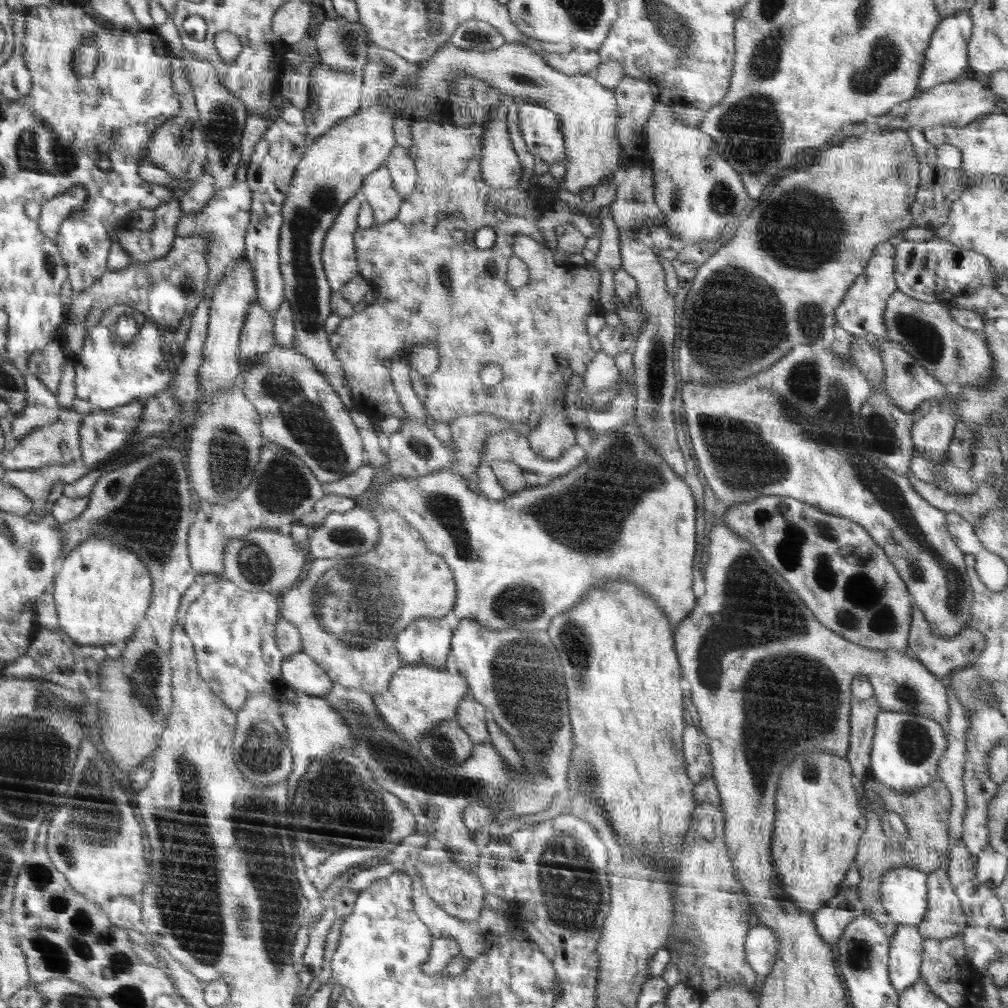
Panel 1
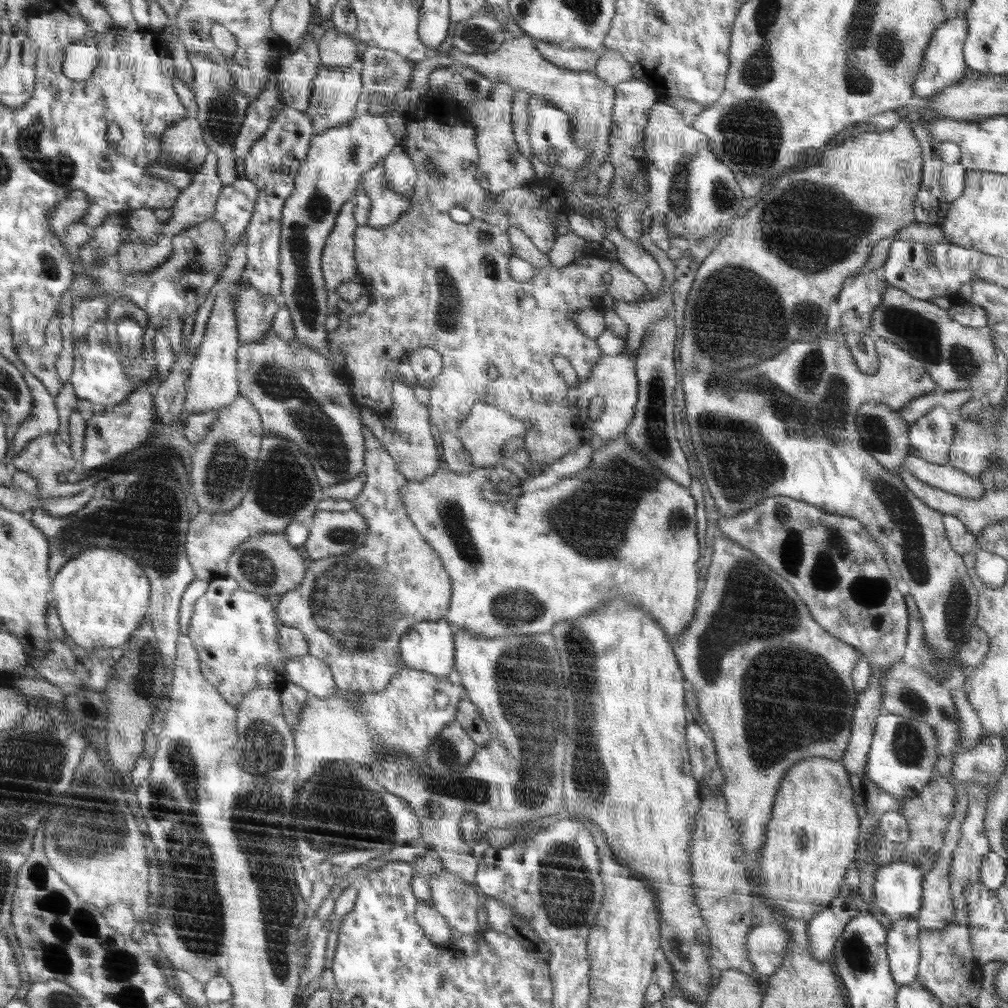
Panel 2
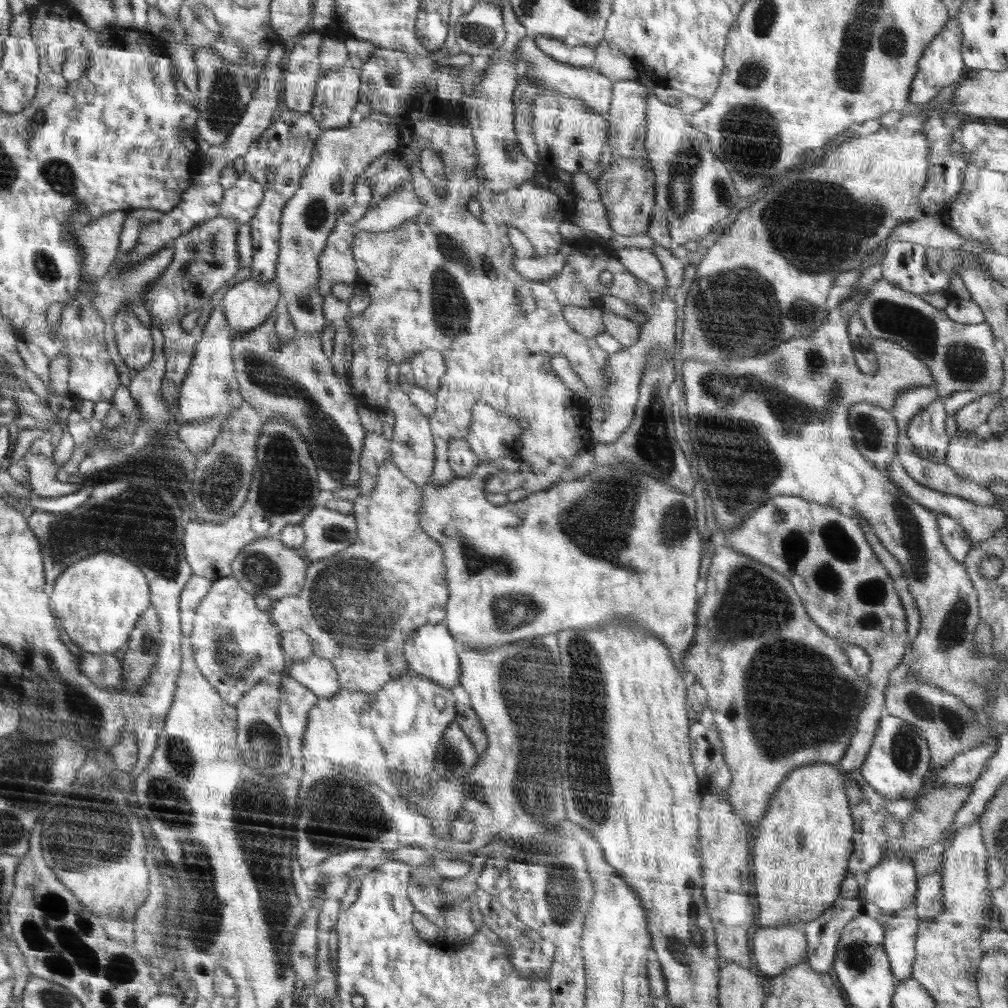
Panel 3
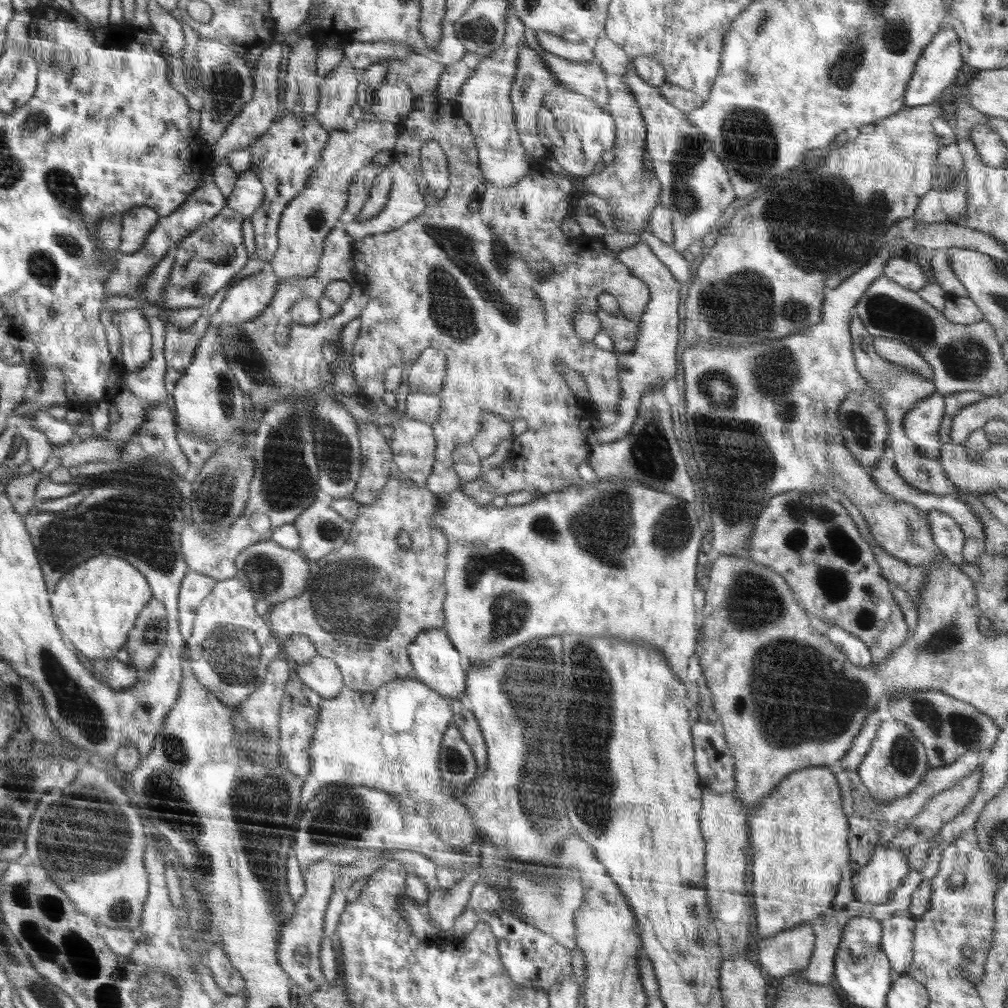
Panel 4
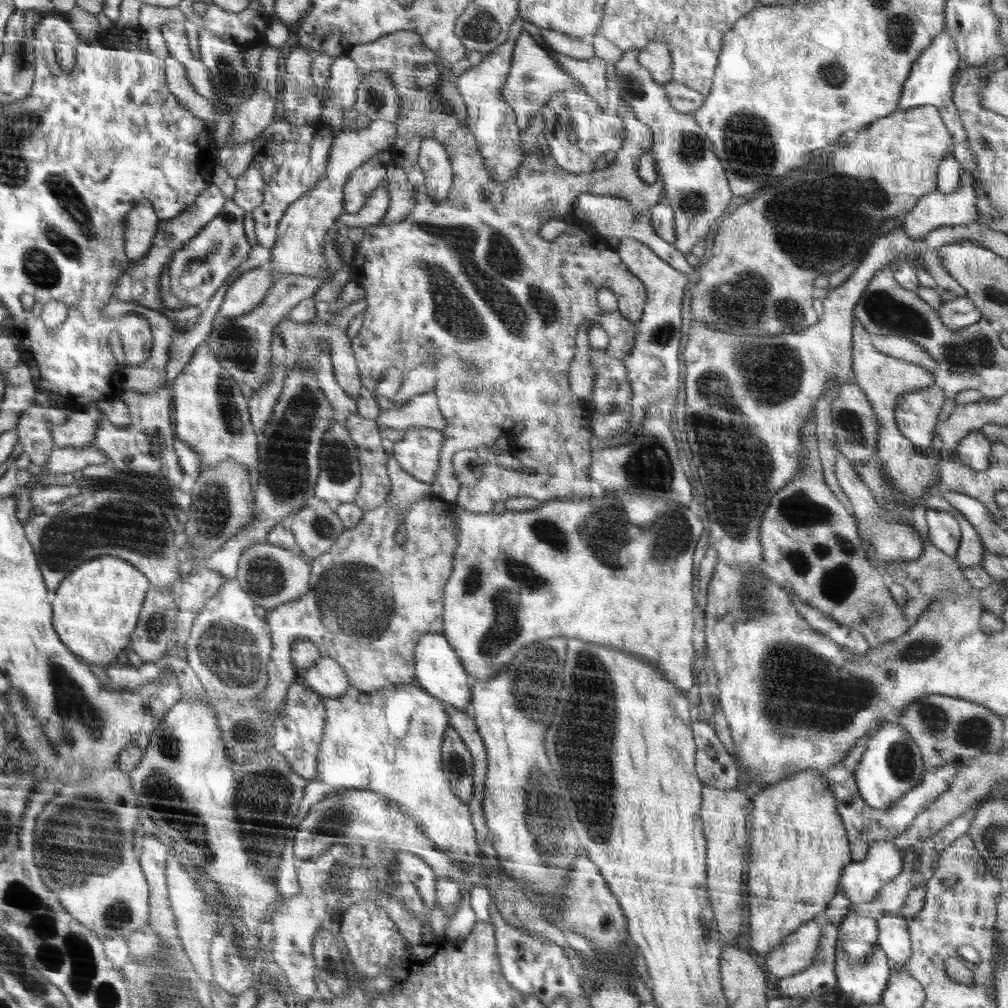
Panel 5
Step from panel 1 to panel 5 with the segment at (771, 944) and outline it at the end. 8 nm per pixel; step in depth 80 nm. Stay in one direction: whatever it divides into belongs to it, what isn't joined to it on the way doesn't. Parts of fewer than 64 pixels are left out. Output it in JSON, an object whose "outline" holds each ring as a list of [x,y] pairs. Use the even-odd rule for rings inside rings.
{"outline":[[[819,919],[806,922],[786,936],[764,959],[770,979],[792,976],[810,967],[816,956],[820,936]]]}

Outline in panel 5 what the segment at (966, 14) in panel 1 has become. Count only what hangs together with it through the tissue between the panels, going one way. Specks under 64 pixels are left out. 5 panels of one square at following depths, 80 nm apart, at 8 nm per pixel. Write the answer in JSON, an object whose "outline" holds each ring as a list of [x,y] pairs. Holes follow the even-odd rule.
{"outline":[[[946,28],[943,29],[932,44],[922,51],[916,59],[912,72],[902,88],[902,94],[898,101],[898,110],[911,109],[924,105],[932,105],[938,108],[941,119],[945,127],[951,134],[953,140],[953,157],[971,174],[975,174],[975,158],[969,149],[968,137],[966,136],[958,109],[953,103],[952,78],[958,76],[960,69],[963,68],[962,58],[955,47],[952,37]]]}

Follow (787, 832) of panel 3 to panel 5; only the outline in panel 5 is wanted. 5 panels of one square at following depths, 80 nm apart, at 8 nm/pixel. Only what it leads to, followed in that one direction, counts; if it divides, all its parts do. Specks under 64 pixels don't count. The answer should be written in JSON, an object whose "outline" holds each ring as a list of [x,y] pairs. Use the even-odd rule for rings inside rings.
{"outline":[[[817,769],[800,771],[786,777],[778,783],[774,783],[773,785],[759,790],[755,793],[754,808],[751,812],[751,818],[754,819],[753,827],[751,828],[753,842],[750,843],[751,855],[749,871],[747,872],[747,886],[750,888],[750,890],[747,890],[747,896],[751,898],[750,913],[753,914],[750,916],[750,948],[752,948],[754,952],[758,952],[760,958],[766,959],[767,954],[772,952],[786,936],[790,935],[790,933],[796,931],[806,922],[822,918],[822,913],[828,908],[828,903],[836,895],[836,891],[839,890],[839,878],[841,877],[842,871],[847,864],[850,864],[852,858],[847,832],[844,828],[841,816],[837,811],[837,800],[835,800],[831,788],[829,788],[829,782],[823,778],[822,773]]]}

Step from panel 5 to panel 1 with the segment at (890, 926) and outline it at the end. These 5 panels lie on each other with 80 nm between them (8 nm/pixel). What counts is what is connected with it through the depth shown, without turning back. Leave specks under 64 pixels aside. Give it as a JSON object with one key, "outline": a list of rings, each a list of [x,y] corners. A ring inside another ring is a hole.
{"outline":[[[899,924],[889,942],[888,972],[898,994],[919,981],[923,942],[917,926],[912,924]]]}

